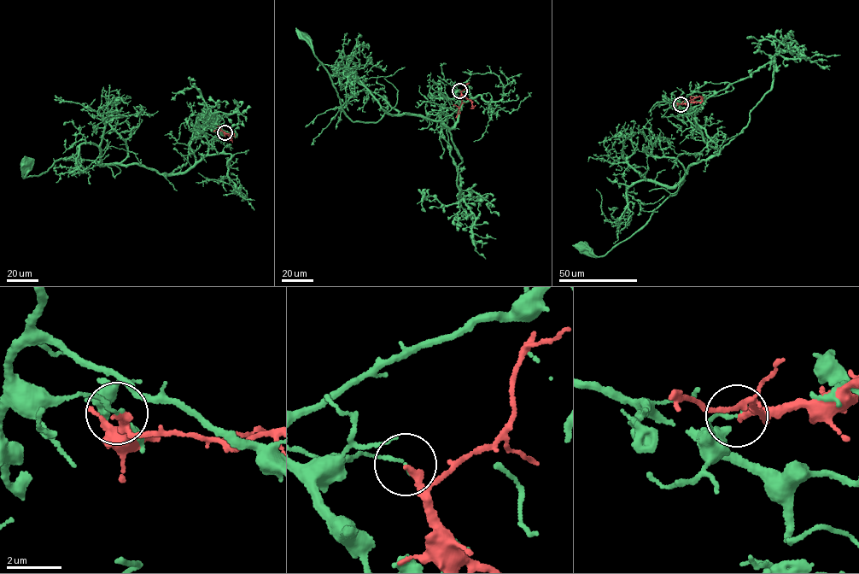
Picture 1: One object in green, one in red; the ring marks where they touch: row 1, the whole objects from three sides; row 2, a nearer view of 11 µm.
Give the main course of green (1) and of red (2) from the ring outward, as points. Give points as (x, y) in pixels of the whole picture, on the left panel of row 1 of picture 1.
1: (224, 132), (210, 140), (207, 155), (193, 165), (172, 174), (134, 163), (61, 158), (24, 178), (26, 161)
2: (224, 132), (218, 129), (213, 131)

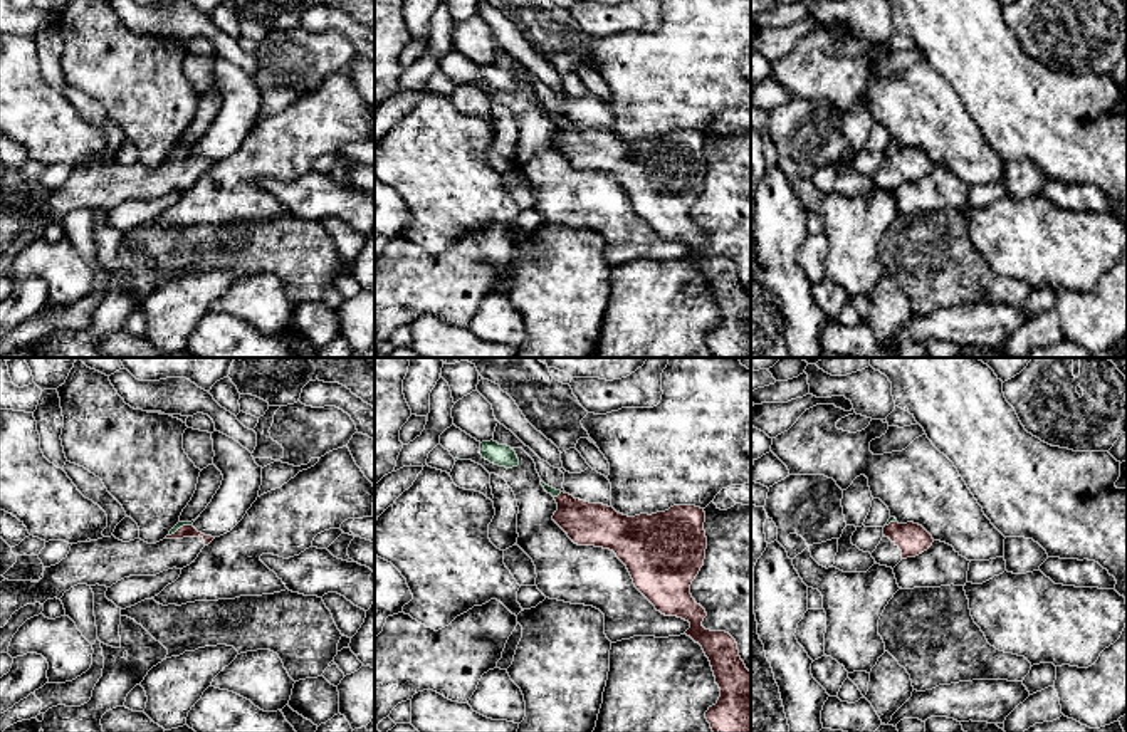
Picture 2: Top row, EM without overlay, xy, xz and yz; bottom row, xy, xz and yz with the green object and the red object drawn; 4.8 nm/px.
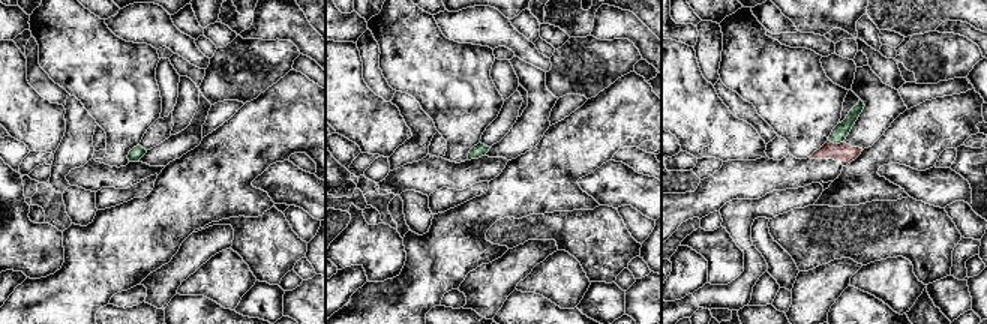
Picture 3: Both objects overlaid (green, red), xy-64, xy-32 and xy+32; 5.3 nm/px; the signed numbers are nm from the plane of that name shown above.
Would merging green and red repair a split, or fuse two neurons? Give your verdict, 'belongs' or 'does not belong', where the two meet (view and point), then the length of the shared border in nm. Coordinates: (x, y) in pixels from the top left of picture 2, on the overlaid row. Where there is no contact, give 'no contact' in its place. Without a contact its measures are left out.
does not belong; meets green in xy at (180, 526); contact 130 nm long

